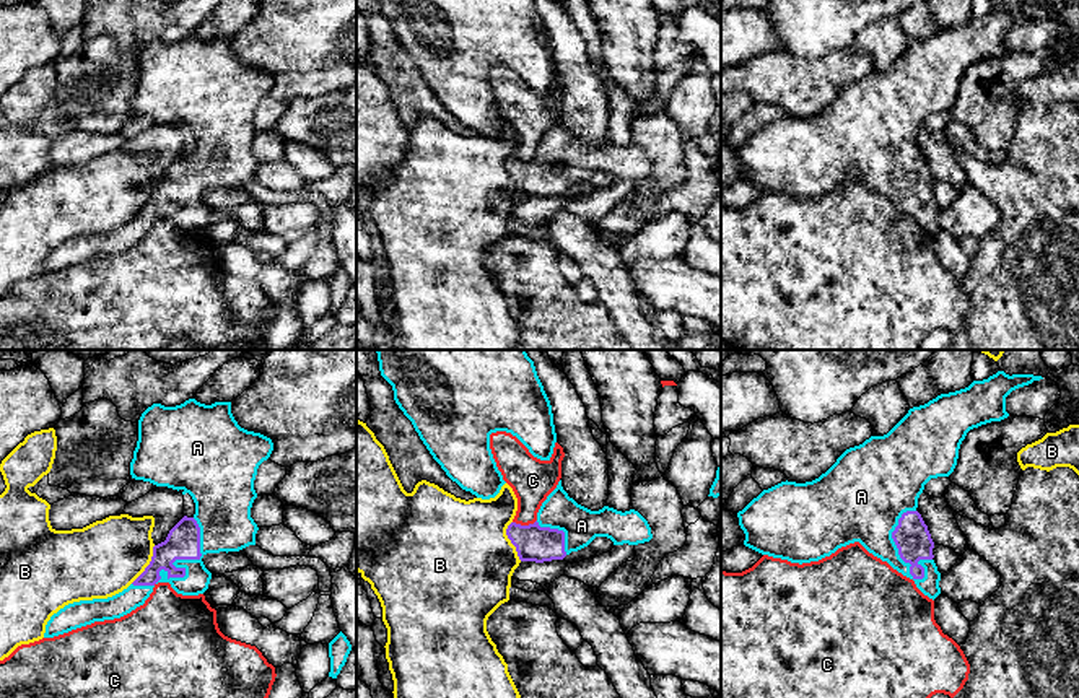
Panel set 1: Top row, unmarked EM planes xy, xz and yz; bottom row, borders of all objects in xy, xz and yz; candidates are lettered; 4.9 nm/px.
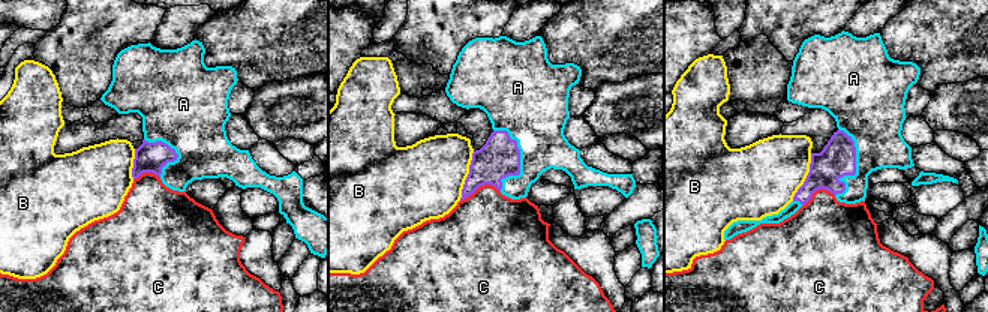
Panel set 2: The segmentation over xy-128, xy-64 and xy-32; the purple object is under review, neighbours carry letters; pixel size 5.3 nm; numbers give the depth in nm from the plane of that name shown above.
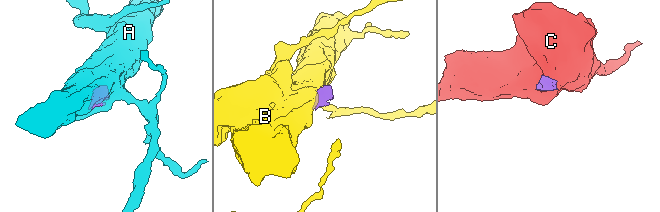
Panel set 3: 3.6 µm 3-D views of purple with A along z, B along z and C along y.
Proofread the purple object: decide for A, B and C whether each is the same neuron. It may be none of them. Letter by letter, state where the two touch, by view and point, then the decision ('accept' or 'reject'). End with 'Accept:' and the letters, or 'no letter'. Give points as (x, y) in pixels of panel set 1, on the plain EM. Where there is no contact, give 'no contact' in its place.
A: meets purple in xy at (178, 204); accept
B: meets purple in xz at (510, 174); reject
C: meets purple in xz at (524, 161); reject
Accept: A

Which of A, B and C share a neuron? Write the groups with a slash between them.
A / B / C

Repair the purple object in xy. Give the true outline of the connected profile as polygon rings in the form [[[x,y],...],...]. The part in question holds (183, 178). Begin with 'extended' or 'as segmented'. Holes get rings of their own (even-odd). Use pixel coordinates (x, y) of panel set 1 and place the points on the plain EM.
extended | [[[189,34],[176,42],[153,39],[138,55],[138,76],[130,98],[135,116],[150,117],[189,129],[195,138],[195,150],[184,151],[168,169],[166,176],[153,182],[153,192],[145,207],[122,228],[107,234],[80,236],[65,241],[50,252],[44,273],[54,273],[94,257],[120,254],[143,241],[158,218],[169,218],[182,231],[199,231],[208,225],[212,208],[202,194],[207,189],[239,187],[256,181],[257,159],[251,143],[257,129],[254,116],[259,101],[270,93],[270,73],[247,67],[231,49],[231,37],[205,41]]]

